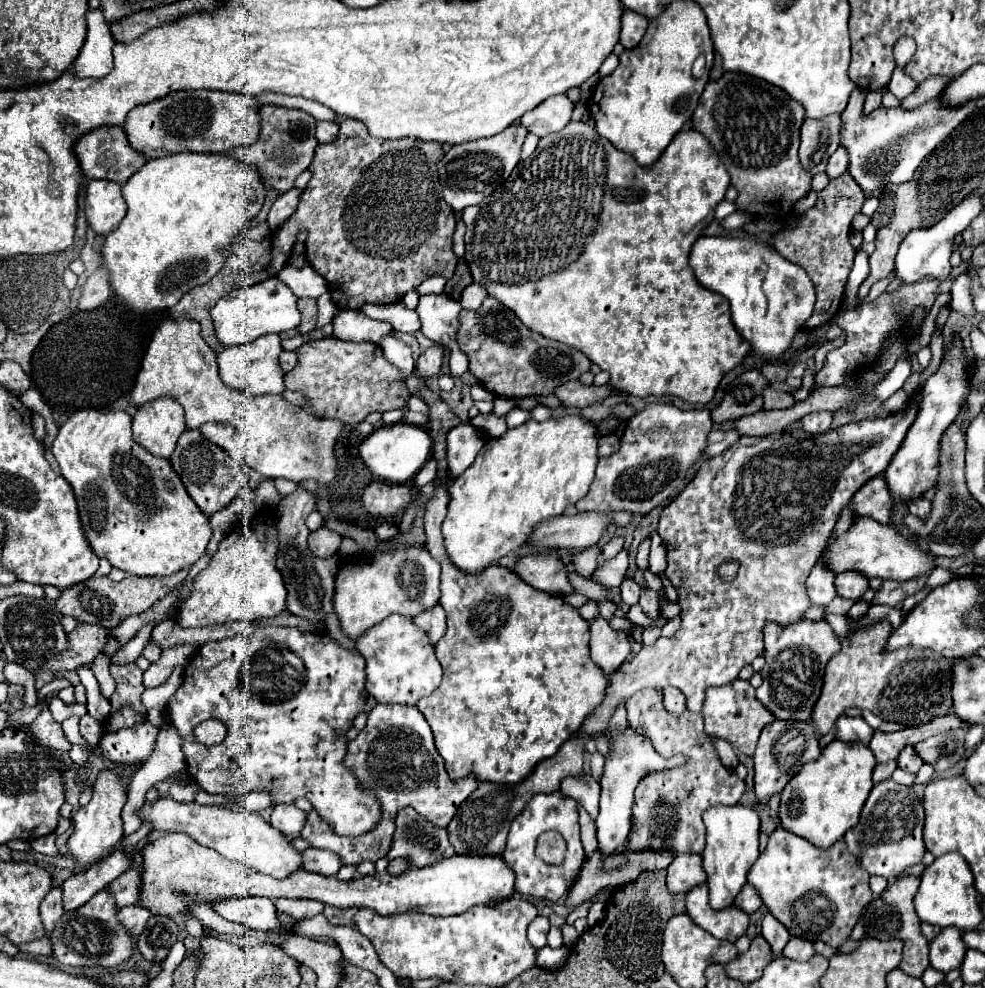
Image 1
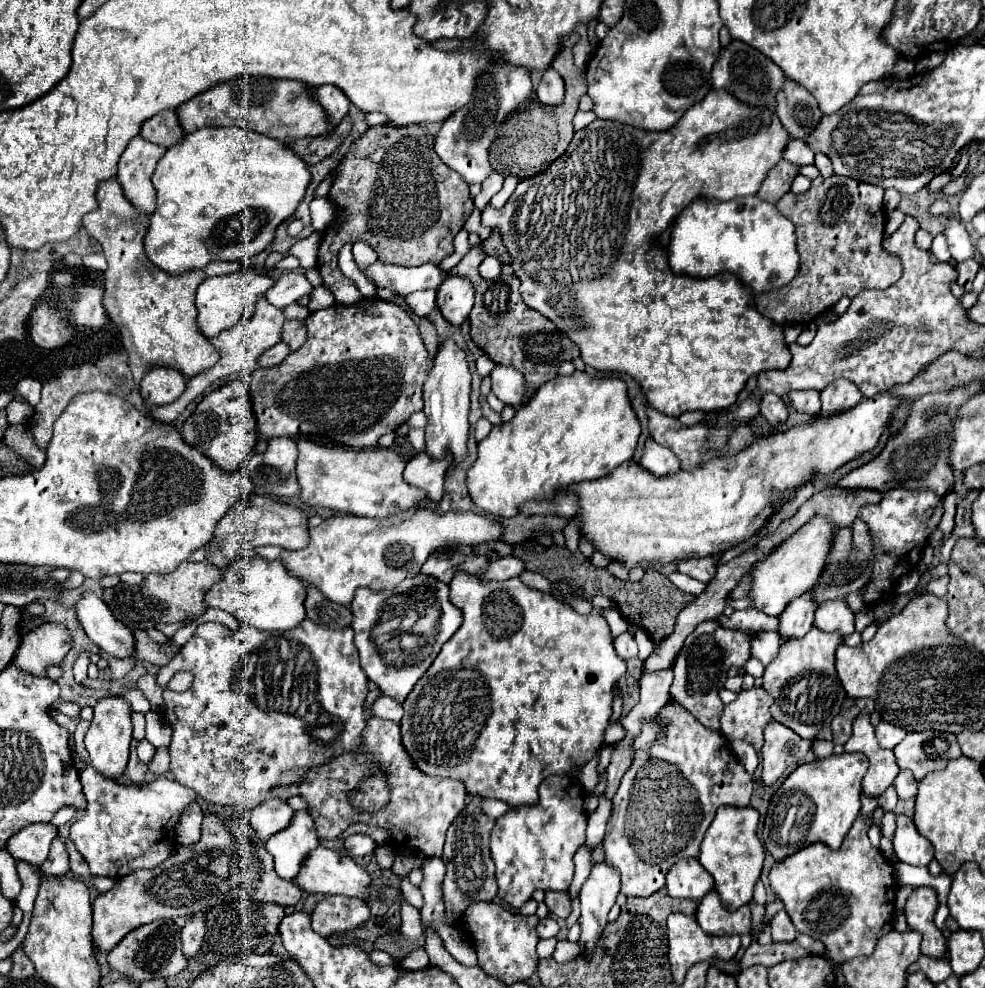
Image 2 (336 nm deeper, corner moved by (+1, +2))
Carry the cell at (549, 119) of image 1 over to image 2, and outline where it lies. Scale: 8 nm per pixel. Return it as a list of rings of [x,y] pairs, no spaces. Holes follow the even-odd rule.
[[[550,68],[550,72],[544,72],[542,82],[536,90],[536,98],[544,106],[560,106],[564,102],[564,80],[554,68]]]

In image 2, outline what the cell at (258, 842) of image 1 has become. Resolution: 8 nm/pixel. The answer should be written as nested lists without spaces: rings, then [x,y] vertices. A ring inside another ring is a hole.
[[[324,846],[314,848],[302,862],[298,876],[294,878],[294,884],[298,884],[306,892],[324,892],[324,894],[344,894],[344,896],[356,896],[356,898],[366,898],[366,888],[370,884],[368,872],[358,866],[352,858],[342,856],[334,850],[328,850]]]

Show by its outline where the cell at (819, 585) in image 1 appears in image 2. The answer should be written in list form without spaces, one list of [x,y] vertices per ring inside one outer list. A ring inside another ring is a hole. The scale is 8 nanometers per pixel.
[[[810,592],[798,596],[788,604],[788,608],[778,616],[782,638],[802,638],[814,628],[814,612],[818,602]]]

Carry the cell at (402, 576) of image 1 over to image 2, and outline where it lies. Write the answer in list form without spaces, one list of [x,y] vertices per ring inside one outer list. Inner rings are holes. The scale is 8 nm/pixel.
[[[416,508],[414,512],[402,512],[394,518],[374,520],[374,518],[360,518],[360,516],[332,516],[326,518],[316,530],[310,530],[310,544],[304,550],[286,550],[282,554],[282,562],[286,564],[288,572],[306,584],[316,586],[328,600],[350,606],[354,600],[354,592],[358,588],[370,588],[370,590],[390,590],[398,586],[402,580],[412,578],[420,572],[420,566],[434,550],[460,546],[460,544],[488,544],[488,542],[502,542],[504,540],[504,526],[500,520],[490,520],[476,512],[460,512],[450,510],[446,514],[438,514],[430,508]]]

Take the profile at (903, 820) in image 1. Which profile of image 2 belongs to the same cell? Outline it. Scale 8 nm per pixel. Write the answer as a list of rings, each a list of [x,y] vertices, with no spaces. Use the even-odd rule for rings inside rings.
[[[906,814],[896,816],[896,832],[892,838],[892,846],[896,858],[912,866],[928,866],[934,858],[932,844],[918,834],[912,818]]]

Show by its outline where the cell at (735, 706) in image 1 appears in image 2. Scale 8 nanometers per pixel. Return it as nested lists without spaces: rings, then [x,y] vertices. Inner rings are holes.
[[[764,688],[742,690],[738,698],[724,706],[720,716],[720,732],[730,740],[746,740],[756,752],[762,748],[764,724],[772,720],[770,716],[770,694]]]

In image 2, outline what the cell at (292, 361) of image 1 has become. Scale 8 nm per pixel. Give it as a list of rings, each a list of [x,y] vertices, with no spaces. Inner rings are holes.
[[[278,342],[276,346],[272,346],[270,350],[266,350],[262,356],[260,356],[260,366],[262,368],[268,368],[268,366],[278,366],[286,356],[290,354],[290,346],[284,344],[284,342]]]

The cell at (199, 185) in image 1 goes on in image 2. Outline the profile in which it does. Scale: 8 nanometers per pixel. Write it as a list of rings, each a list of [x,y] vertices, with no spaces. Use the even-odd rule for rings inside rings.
[[[206,126],[186,134],[184,140],[164,152],[152,174],[152,184],[158,192],[158,208],[154,216],[150,216],[150,226],[144,236],[146,256],[154,266],[172,276],[206,268],[212,260],[232,262],[250,258],[272,242],[278,224],[282,224],[304,198],[308,182],[308,164],[274,138],[238,126]]]

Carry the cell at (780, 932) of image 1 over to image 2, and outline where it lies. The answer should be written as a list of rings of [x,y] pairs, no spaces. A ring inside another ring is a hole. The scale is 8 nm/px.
[[[778,910],[776,916],[770,920],[772,940],[774,942],[792,942],[796,940],[796,928],[792,926],[786,910]]]

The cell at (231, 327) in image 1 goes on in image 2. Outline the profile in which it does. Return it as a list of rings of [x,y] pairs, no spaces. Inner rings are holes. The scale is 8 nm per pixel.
[[[242,268],[236,274],[230,276],[214,276],[214,278],[206,278],[196,292],[196,306],[198,306],[198,328],[204,336],[214,338],[218,336],[222,330],[232,328],[234,324],[238,324],[246,314],[250,314],[250,310],[254,308],[254,304],[258,302],[258,298],[266,296],[266,292],[274,286],[274,280],[266,274],[256,274],[250,268]]]

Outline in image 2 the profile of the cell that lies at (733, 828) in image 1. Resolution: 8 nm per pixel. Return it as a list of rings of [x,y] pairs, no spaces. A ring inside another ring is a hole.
[[[750,806],[718,808],[716,818],[712,820],[710,828],[706,830],[706,836],[700,846],[698,860],[714,878],[716,892],[720,894],[722,906],[728,912],[734,912],[752,900],[754,884],[760,878],[760,870],[762,870],[762,862],[764,862],[764,846],[758,838],[758,816],[760,816],[758,810],[754,810]]]

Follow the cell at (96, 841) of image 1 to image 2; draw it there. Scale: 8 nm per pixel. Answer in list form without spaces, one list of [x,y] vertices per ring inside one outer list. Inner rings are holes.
[[[108,696],[98,700],[98,704],[94,706],[94,718],[92,718],[92,726],[86,732],[84,738],[84,746],[88,750],[88,762],[90,766],[102,774],[108,780],[118,780],[128,764],[128,748],[130,748],[130,740],[132,740],[132,724],[130,724],[130,706],[124,702],[122,696]]]

